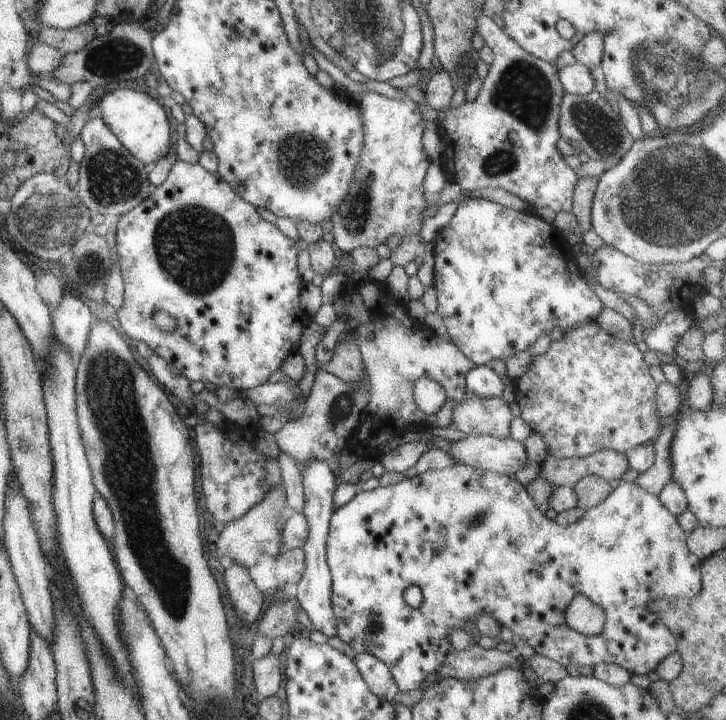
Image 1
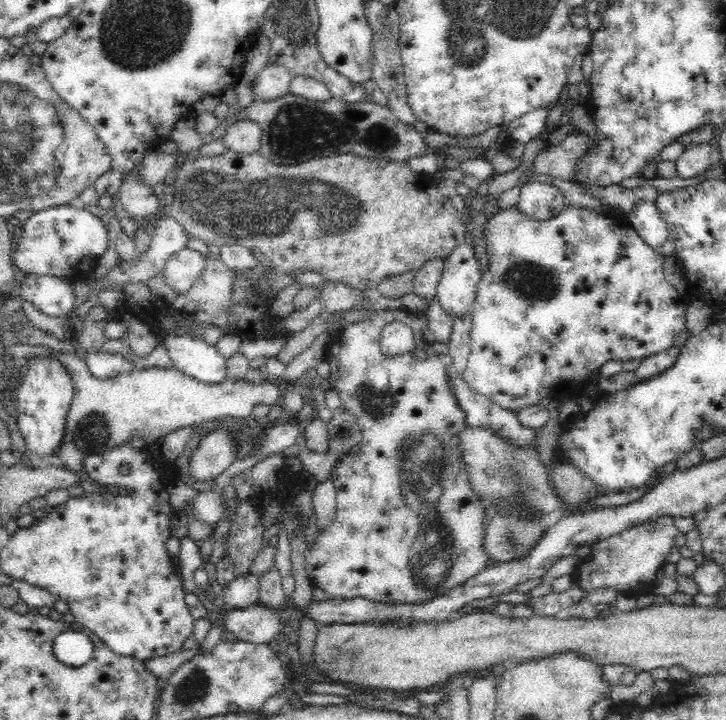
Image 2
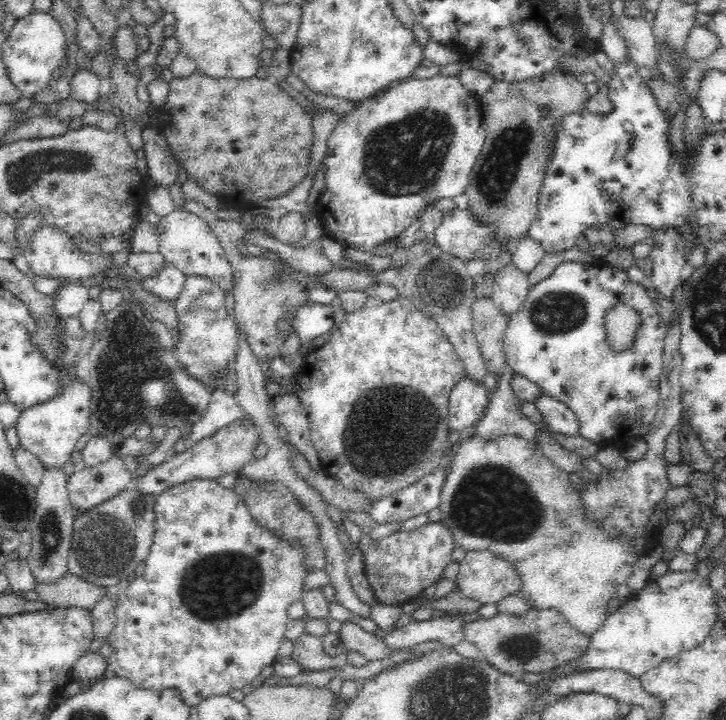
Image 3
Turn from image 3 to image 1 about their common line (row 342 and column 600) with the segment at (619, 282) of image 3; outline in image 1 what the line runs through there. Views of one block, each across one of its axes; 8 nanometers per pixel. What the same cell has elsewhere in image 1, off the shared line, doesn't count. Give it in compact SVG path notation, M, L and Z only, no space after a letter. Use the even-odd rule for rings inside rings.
M454 462L451 466L423 471L411 478L404 476L400 481L384 487L379 485L369 491L358 490L349 502L334 509L328 522L325 550L326 563L330 572L330 605L336 620L336 635L356 653L367 653L375 656L377 660L381 660L389 669L398 690L403 692L417 689L419 683L427 675L436 672L436 668L451 648L447 641L448 628L461 629L465 620L475 622L475 616L481 612L493 617L499 626L508 628L515 638L517 637L517 640L525 640L533 648L534 654L547 656L561 666L587 665L594 667L601 663L613 663L625 669L630 675L647 674L654 670L660 660L674 653L677 648L673 633L669 632L669 629L653 611L650 611L649 604L661 597L692 597L701 590L701 561L697 560L697 557L688 549L686 537L687 533L676 522L676 516L672 515L663 504L660 504L658 497L637 487L633 482L614 484L605 500L585 509L574 523L560 527L554 520L545 518L544 514L537 510L525 487L518 484L513 476L509 477L495 471L484 471ZM411 584L420 588L422 601L417 608L405 605L403 597L401 597L405 588ZM576 594L582 594L604 612L606 619L602 631L598 635L585 636L571 630L566 625L564 612Z

